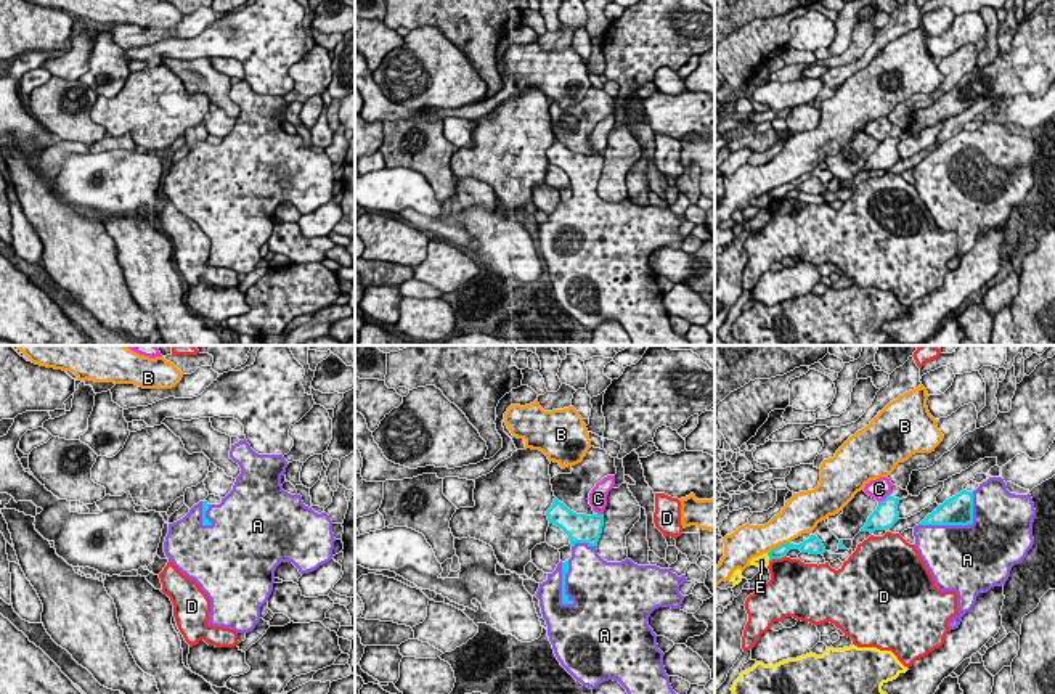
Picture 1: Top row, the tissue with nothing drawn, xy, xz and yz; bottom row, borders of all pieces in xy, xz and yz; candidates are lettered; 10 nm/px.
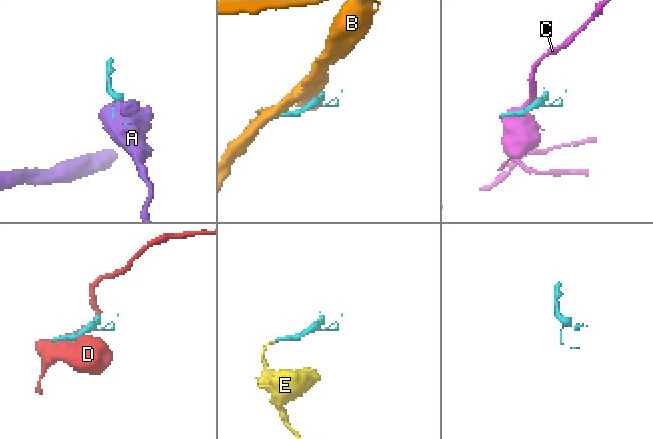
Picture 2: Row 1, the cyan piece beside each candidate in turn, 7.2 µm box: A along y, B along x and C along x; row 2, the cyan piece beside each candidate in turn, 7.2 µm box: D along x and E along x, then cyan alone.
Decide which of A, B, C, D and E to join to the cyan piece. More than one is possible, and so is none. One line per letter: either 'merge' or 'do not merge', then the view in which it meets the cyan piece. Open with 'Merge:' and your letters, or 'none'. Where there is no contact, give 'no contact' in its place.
Merge: A
A: merge | xz
B: do not merge | yz
C: do not merge | yz
D: do not merge | yz
E: do not merge | yz

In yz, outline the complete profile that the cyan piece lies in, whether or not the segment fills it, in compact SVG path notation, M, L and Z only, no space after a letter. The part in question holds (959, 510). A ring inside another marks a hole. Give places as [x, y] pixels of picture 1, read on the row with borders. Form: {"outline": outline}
{"outline": "M989 477L976 490L962 490L946 500L914 527L915 549L930 570L935 586L943 593L957 593L959 614L947 622L949 630L959 628L981 591L988 593L994 586L1005 585L1012 567L1026 557L1034 545L1034 517L1029 493L1010 493L1002 477Z"}

